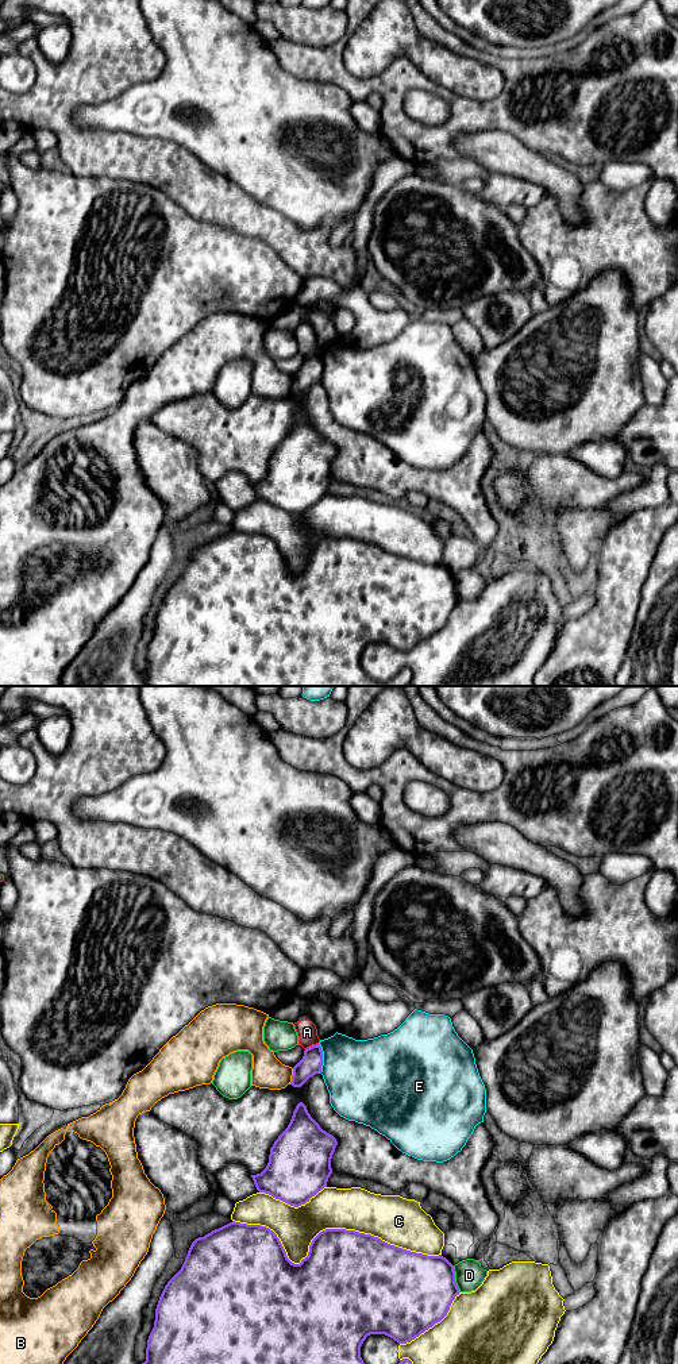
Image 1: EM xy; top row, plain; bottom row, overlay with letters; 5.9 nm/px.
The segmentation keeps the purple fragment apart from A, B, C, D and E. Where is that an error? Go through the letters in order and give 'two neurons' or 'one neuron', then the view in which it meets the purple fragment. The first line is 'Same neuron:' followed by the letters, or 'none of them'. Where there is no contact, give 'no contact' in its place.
Same neuron: none of them
A: two neurons; meets purple in xy
B: two neurons; meets purple in xy
C: two neurons; meets purple in xy
D: two neurons; meets purple in xy
E: two neurons; meets purple in xy

